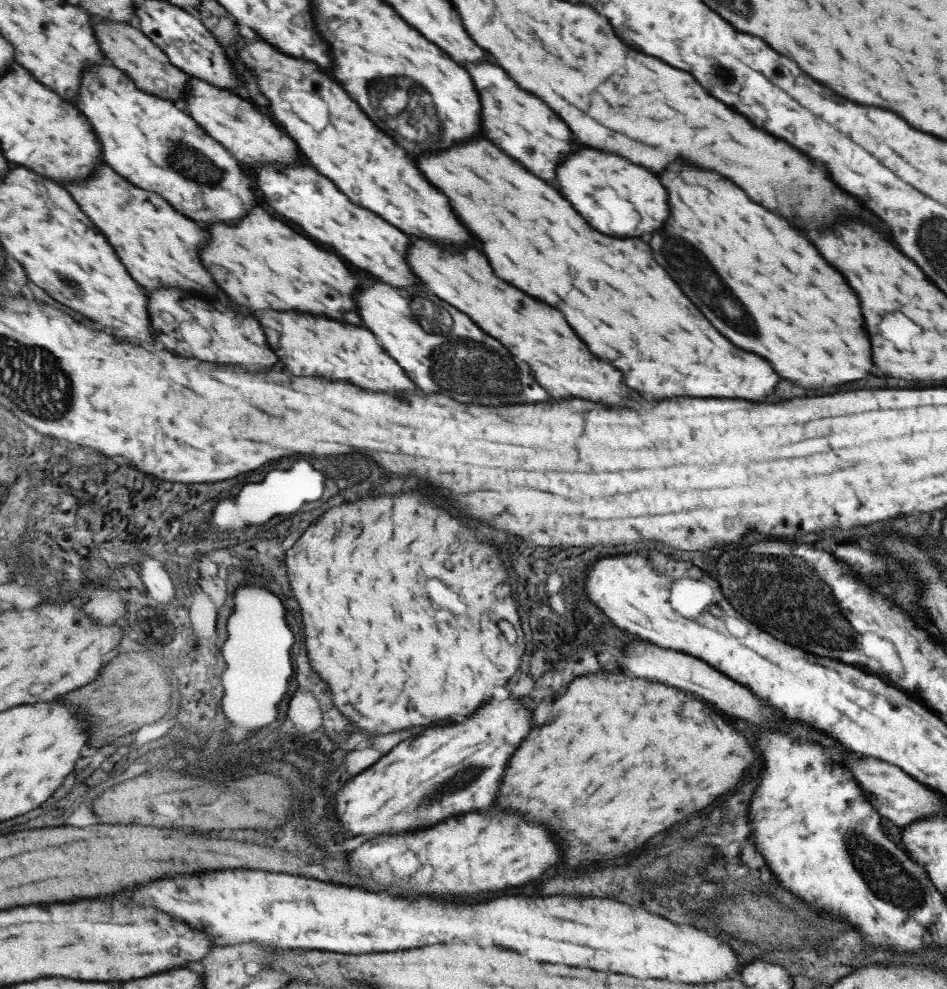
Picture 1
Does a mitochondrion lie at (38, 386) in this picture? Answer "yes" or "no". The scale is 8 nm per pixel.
yes

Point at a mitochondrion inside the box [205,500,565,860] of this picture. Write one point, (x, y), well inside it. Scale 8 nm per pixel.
(477, 769)

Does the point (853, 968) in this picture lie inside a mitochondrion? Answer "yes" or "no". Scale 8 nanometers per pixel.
no

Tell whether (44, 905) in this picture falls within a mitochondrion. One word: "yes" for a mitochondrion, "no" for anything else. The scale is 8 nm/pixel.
no

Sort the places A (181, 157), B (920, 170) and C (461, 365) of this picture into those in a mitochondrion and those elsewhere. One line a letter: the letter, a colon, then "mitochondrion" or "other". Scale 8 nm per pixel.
A: mitochondrion
B: other
C: mitochondrion

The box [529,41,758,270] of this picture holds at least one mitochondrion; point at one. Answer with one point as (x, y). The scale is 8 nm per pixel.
(722, 76)

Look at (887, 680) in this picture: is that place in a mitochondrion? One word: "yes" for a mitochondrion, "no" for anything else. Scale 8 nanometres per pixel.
no

